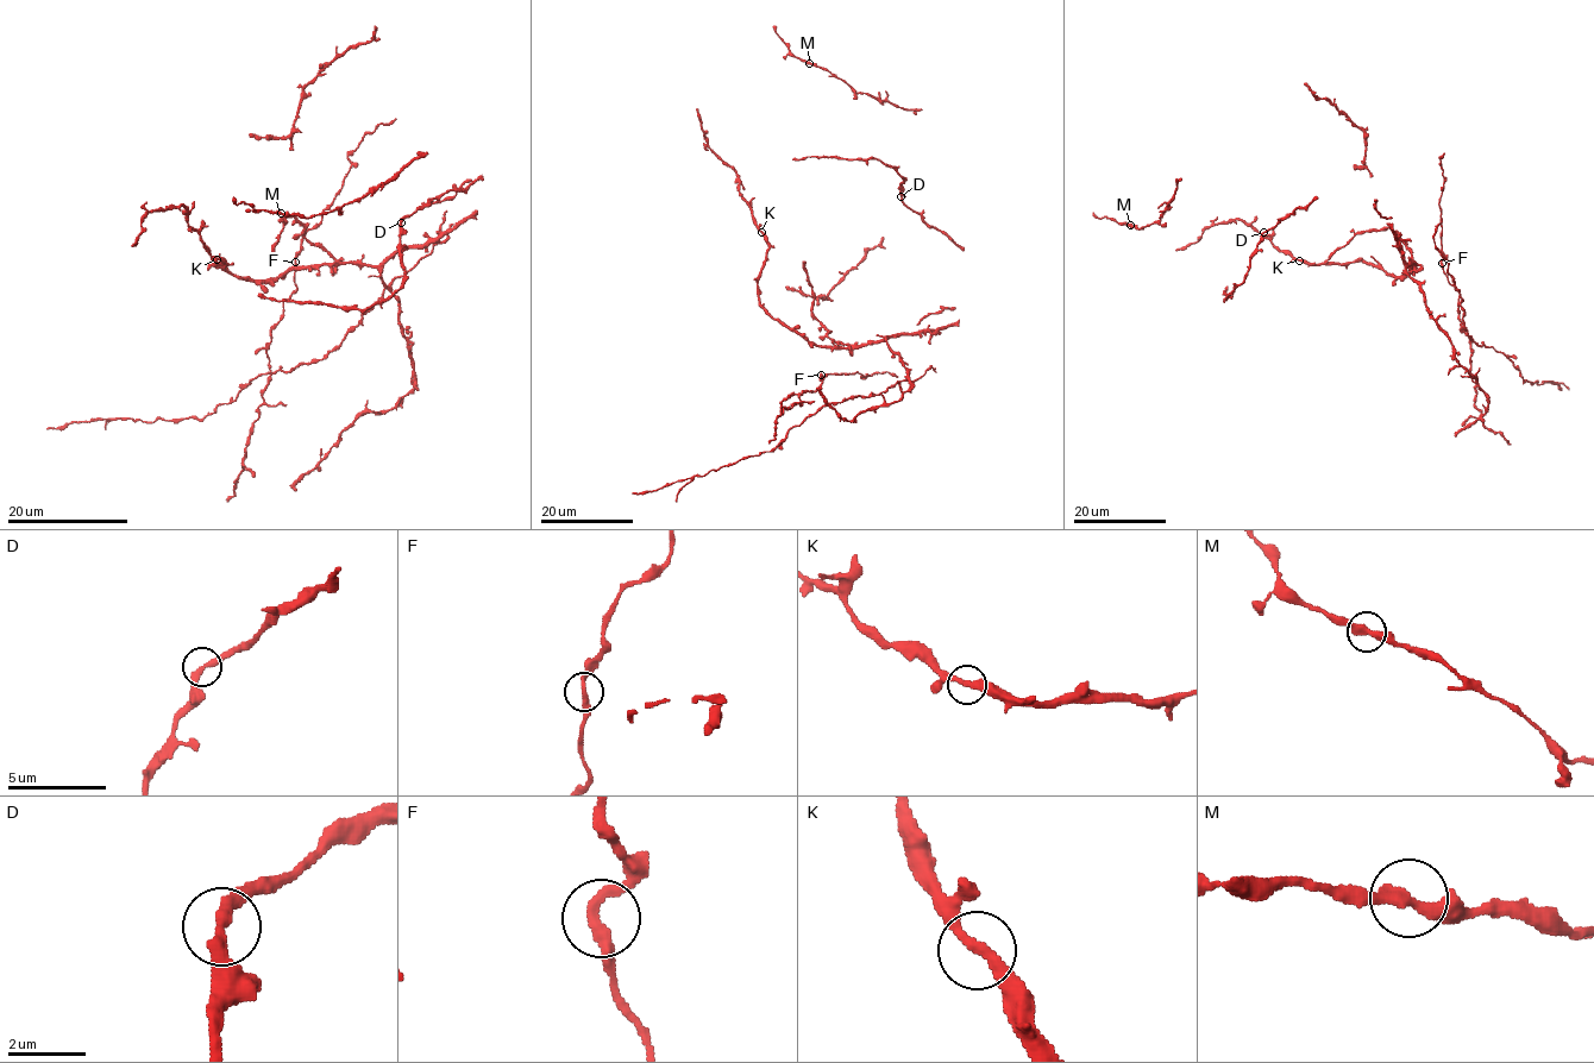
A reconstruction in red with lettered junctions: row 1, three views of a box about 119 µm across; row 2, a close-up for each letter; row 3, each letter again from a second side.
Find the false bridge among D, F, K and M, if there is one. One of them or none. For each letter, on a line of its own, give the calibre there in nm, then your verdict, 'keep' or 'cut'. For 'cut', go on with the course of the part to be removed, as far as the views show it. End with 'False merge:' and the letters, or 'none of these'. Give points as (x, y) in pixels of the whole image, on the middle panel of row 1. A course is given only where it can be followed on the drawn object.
D: 320 nm | keep
F: 280 nm | keep
K: 300 nm | keep
M: 320 nm | keep
False merge: none of these

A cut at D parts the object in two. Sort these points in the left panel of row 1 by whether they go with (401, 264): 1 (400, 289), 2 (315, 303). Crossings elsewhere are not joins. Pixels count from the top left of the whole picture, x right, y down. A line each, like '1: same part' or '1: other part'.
1: same part
2: same part

